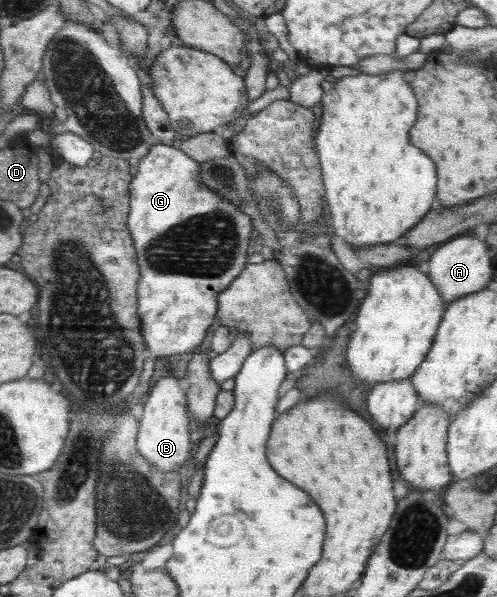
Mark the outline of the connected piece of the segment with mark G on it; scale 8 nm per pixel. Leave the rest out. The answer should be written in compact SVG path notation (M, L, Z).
M156 143L146 156L143 156L138 165L138 172L131 180L129 186L130 193L130 210L128 214L127 227L134 239L134 248L137 254L137 261L140 269L140 279L137 284L138 295L138 312L141 318L141 333L144 336L144 342L148 346L148 350L152 352L150 358L164 358L171 354L184 354L193 352L206 341L207 332L216 326L218 295L226 290L230 283L238 278L238 275L244 270L248 262L248 243L253 224L250 218L246 216L237 206L230 204L226 199L219 197L217 192L210 190L198 180L199 164L184 154L180 149L164 143Z

